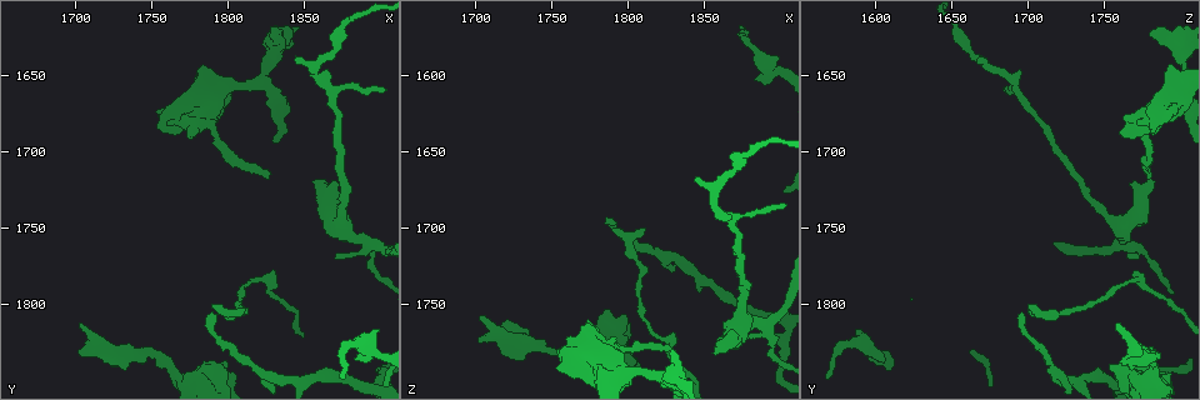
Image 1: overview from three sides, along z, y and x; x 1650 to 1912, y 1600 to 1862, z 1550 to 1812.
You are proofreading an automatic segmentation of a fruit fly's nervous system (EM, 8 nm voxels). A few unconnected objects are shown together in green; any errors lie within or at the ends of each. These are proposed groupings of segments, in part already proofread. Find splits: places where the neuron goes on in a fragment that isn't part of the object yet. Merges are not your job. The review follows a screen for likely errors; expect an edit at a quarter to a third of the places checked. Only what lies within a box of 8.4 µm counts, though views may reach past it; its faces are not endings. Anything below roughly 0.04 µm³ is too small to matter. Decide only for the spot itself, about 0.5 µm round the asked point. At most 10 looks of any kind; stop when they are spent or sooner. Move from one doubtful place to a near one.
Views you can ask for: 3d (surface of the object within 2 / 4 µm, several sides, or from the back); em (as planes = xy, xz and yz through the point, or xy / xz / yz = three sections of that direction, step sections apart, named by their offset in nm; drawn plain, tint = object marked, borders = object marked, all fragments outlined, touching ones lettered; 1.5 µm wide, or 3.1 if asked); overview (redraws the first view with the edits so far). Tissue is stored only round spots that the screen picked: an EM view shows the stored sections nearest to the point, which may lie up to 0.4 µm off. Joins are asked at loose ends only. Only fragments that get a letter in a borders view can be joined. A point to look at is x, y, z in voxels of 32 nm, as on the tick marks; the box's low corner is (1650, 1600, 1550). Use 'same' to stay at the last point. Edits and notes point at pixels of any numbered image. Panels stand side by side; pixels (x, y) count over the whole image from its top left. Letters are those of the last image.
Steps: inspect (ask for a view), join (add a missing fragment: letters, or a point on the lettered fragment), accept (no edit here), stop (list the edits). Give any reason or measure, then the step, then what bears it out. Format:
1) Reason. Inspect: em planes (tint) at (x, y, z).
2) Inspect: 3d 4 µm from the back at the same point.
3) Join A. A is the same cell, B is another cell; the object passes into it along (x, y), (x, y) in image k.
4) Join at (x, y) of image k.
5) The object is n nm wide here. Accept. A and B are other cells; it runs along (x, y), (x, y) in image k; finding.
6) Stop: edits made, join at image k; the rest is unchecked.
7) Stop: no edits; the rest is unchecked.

Long arm stops here. Inspect: 3d 2 µm from the back at (1788, 1806, 1692).

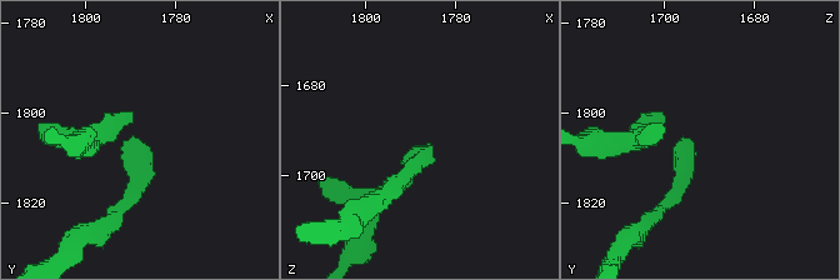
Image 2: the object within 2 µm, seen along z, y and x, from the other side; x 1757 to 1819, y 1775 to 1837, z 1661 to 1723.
Inspect: em yz step 8 (borders) at (1789, 1807, 1693).

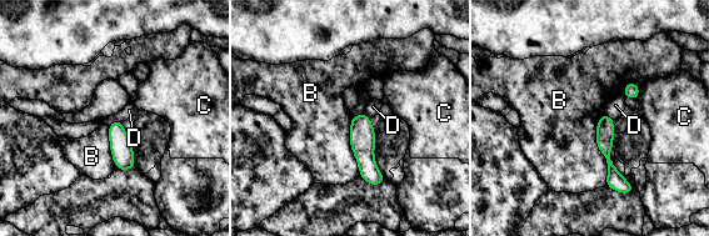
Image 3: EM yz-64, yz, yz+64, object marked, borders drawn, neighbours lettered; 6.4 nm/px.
Accept. B, C and D are other cells; it runs along (604, 119), (605, 151), (622, 189) in image 3; none of them fits.

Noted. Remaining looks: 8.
Free end. Inspect: em xy step 8 (borders) at (1704, 1832, 1776).

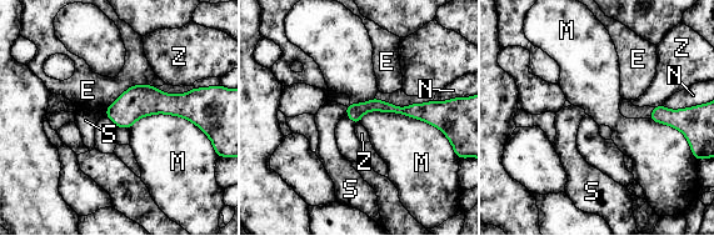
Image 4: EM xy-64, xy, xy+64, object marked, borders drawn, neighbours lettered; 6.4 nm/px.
Accept. E, M, N, S and Z are other cells; it runs along (349, 109), (385, 106), (434, 114) in image 4; no lettered fragment goes on from it.

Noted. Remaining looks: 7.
Free end. Inspect: em xz step 8 (tint) at (1856, 1720, 1784).

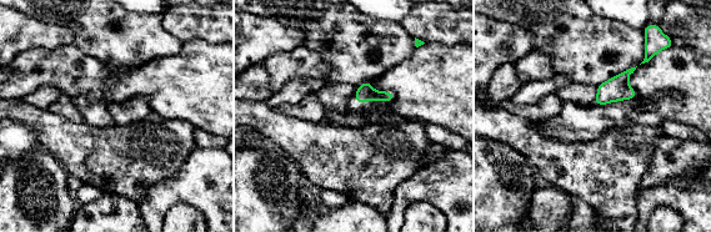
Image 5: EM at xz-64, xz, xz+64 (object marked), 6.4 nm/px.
Cut it another way. Inspect: em planes (borders) at the same point.

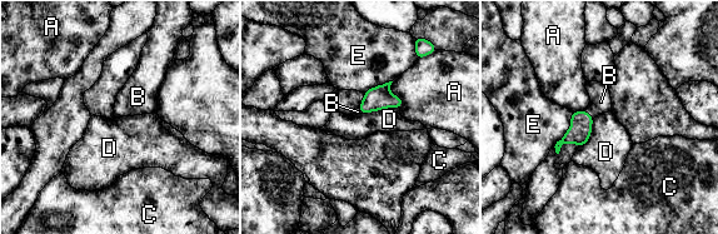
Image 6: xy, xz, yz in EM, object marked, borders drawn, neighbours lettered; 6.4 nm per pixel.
Join B. B is the same cell, A, C, D and E are other cells; the object passes into it along (581, 129), (589, 114), (601, 101) in image 6; the neuron continues.

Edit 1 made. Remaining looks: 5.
An open end. Inspect: em planes (plain) at (1788, 1838, 1754).

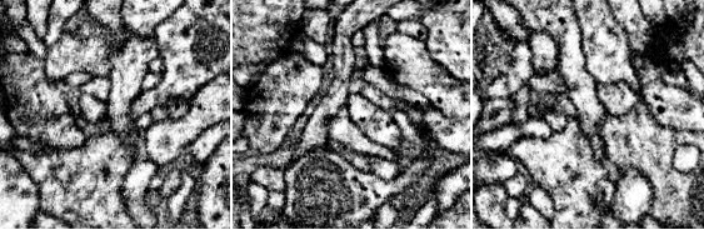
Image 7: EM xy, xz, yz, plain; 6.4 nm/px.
Inspect: em planes (tint) at the same point.

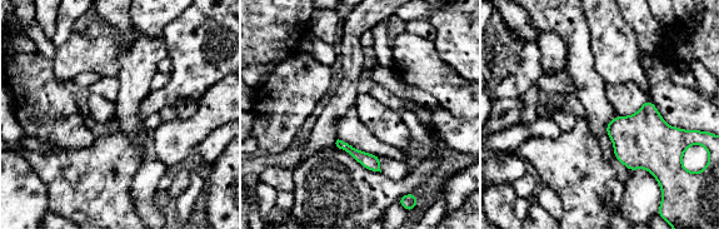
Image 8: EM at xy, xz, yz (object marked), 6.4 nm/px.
What lies round it. Inspect: em planes (borders) at the same point.

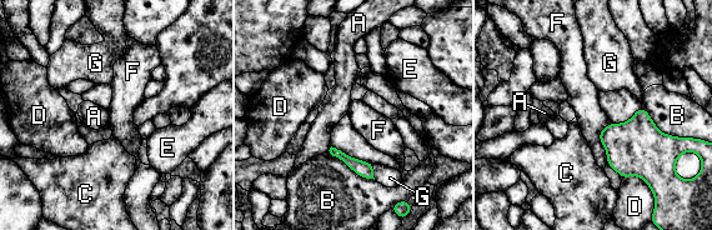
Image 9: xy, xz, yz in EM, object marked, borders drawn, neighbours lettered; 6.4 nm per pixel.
Accept. A, B, C, D, E, F and G are other cells; a border runs along (611, 123), (598, 135), (608, 164) in image 9; no lettered fragment goes on from it.

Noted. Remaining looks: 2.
Stop: edits made, join at image 6; the rest is unchecked.

